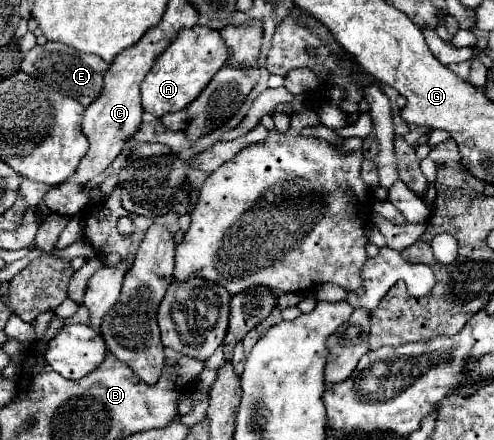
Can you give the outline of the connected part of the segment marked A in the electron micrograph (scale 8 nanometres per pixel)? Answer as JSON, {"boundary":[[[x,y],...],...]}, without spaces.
{"boundary":[[[197,25],[193,29],[181,29],[177,39],[157,57],[153,69],[141,83],[143,111],[161,119],[161,115],[185,109],[207,87],[213,75],[225,65],[227,55],[229,51],[217,29],[205,25]]]}

